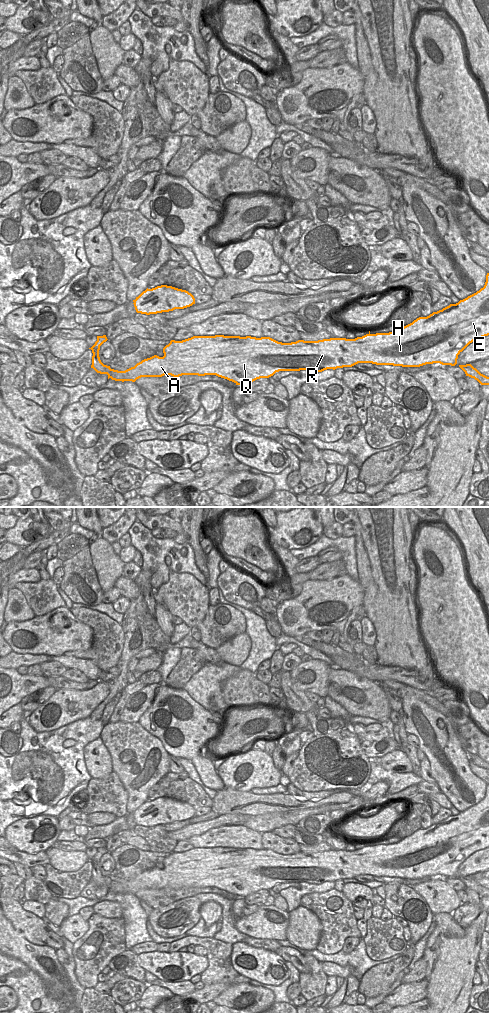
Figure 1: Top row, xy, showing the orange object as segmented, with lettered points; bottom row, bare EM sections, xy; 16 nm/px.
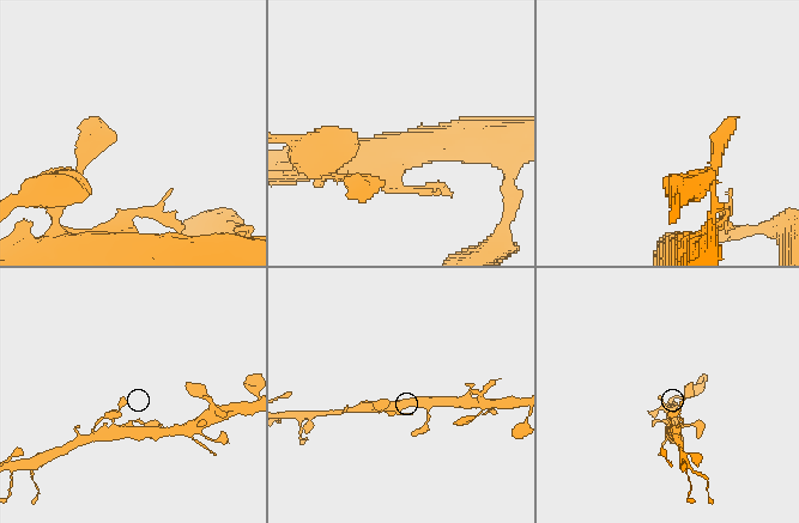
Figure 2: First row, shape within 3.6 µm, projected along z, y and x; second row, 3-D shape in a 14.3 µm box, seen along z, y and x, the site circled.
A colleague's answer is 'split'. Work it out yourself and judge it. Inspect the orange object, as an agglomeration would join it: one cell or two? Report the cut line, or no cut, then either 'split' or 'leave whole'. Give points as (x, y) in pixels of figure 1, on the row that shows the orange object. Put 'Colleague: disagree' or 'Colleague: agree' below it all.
cut none; leave whole
Colleague: disagree

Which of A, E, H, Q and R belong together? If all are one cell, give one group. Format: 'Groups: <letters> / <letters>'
Groups: A E H Q R

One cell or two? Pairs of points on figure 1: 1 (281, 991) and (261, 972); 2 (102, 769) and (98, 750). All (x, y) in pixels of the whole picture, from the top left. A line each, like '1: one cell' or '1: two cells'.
1: two cells
2: one cell

